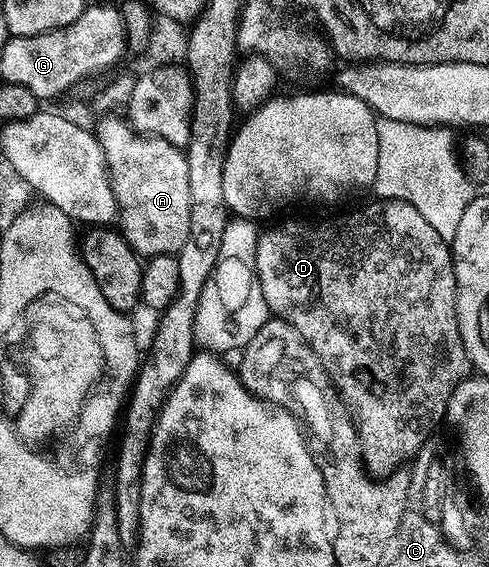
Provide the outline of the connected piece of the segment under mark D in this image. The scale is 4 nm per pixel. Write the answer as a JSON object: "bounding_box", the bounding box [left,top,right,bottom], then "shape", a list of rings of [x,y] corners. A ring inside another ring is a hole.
{"bounding_box":[256,199,471,476],"shape":[[[398,199],[373,200],[367,206],[362,206],[359,210],[354,210],[351,214],[346,214],[343,218],[338,218],[335,222],[322,222],[319,226],[274,226],[271,230],[263,229],[258,236],[258,247],[256,248],[256,272],[260,276],[260,288],[264,292],[264,300],[268,304],[271,315],[275,318],[283,318],[288,324],[292,324],[292,328],[296,328],[296,332],[307,336],[314,347],[326,361],[326,366],[330,368],[330,372],[336,380],[336,388],[338,389],[339,399],[344,403],[345,409],[352,415],[352,421],[358,427],[358,443],[362,445],[362,464],[366,468],[367,474],[371,476],[389,476],[403,465],[402,462],[406,459],[417,455],[418,450],[425,444],[432,433],[439,429],[439,426],[444,422],[446,411],[443,409],[446,406],[446,395],[449,395],[452,389],[458,387],[461,382],[471,373],[470,357],[464,348],[464,340],[460,340],[460,328],[456,324],[456,272],[454,271],[454,256],[450,253],[448,243],[441,238],[440,233],[424,220],[420,212],[416,210],[410,203]]]}

